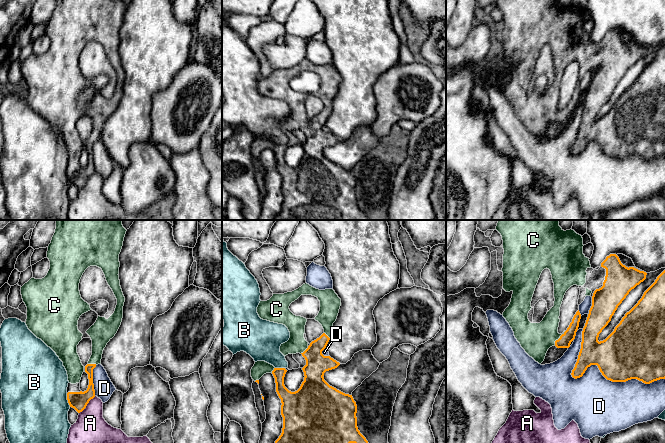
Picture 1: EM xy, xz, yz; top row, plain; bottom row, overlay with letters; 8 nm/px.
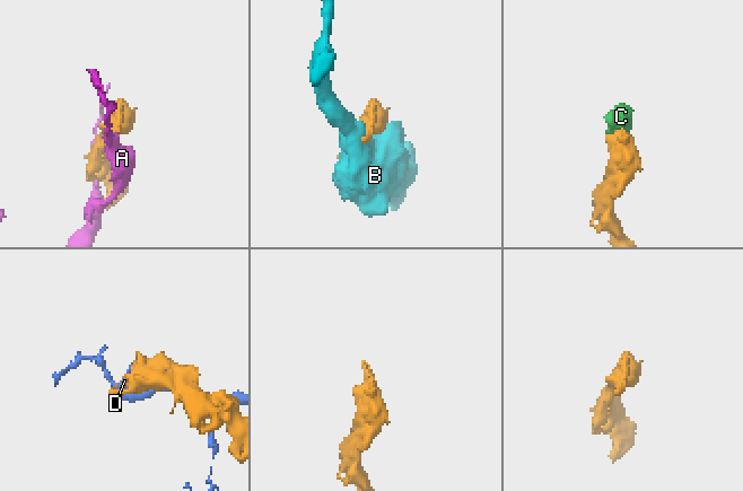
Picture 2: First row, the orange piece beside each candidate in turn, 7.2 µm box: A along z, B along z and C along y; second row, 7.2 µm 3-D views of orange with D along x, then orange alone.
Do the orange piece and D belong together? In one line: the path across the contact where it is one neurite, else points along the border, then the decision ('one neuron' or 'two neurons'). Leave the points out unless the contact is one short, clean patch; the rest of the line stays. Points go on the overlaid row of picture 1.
two neurons

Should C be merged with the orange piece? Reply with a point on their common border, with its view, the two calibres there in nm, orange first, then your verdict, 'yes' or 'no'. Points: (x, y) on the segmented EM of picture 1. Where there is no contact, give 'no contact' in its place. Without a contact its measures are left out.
yz (559, 338) | 100/260 nm | yes

